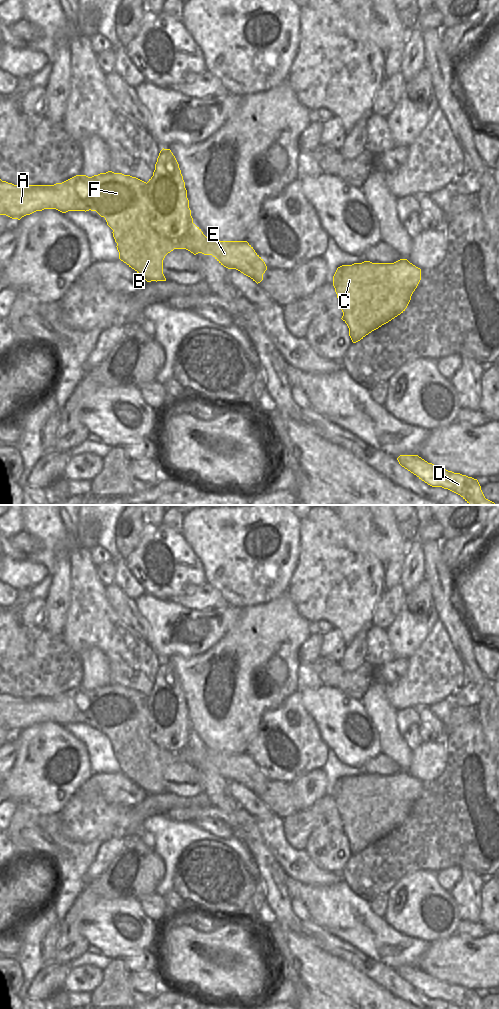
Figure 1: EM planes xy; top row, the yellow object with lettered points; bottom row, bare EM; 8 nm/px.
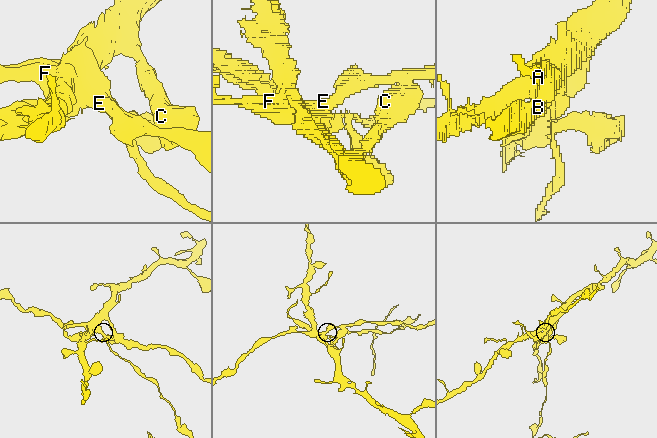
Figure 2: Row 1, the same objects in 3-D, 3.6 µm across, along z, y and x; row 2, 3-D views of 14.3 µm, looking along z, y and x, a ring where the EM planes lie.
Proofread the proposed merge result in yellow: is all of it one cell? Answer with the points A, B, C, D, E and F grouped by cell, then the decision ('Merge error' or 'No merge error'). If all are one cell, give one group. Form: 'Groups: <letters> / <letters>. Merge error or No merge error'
Groups: A B D E F / C. Merge error

